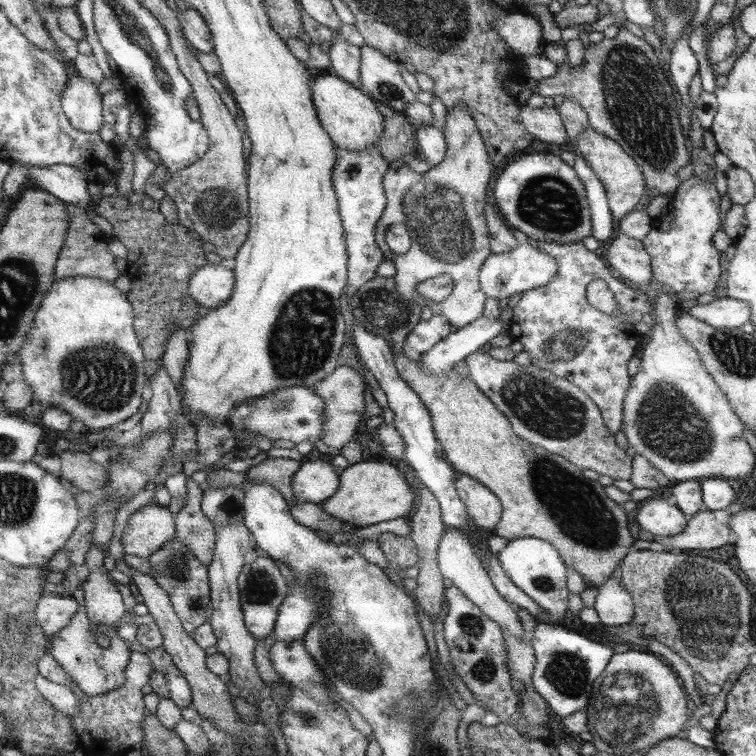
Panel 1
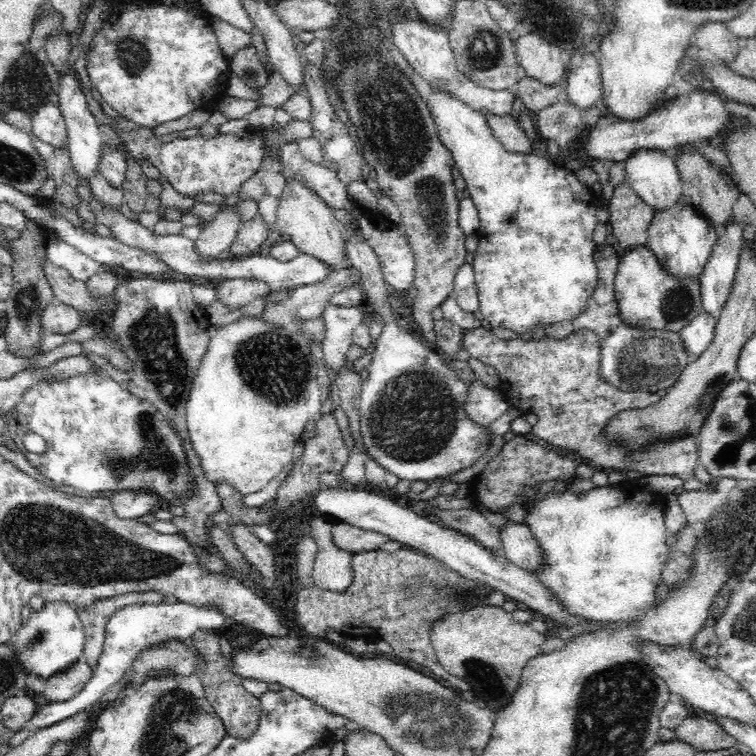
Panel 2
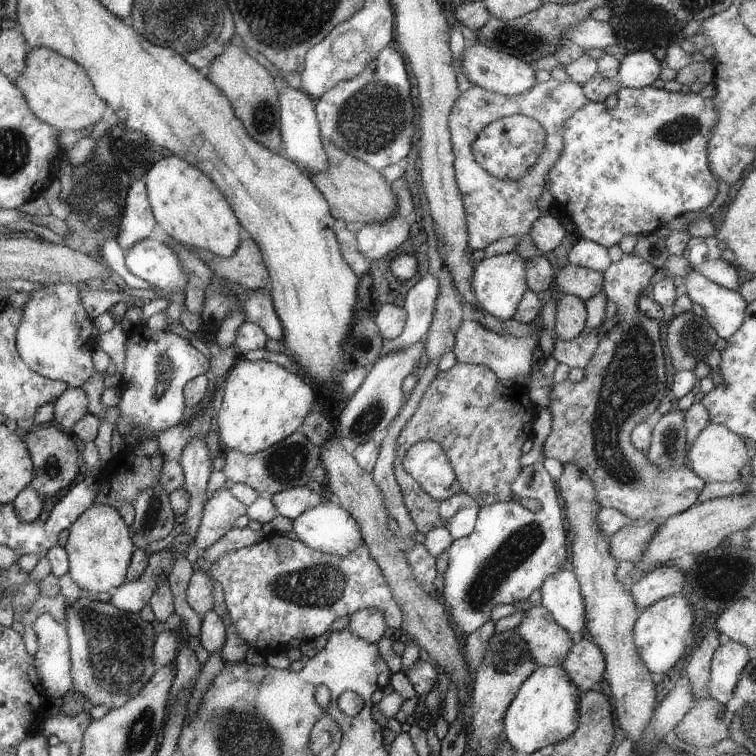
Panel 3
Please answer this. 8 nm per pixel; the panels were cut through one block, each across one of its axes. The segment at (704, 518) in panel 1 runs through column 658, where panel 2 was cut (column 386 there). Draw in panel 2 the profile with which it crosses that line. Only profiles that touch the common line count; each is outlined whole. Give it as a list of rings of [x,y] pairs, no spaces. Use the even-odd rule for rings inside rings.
[[[334,522],[332,540],[338,550],[344,550],[350,556],[350,554],[382,550],[382,544],[386,544],[390,538],[378,532],[368,532],[368,530],[350,526],[346,522]]]

